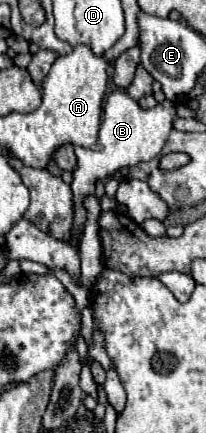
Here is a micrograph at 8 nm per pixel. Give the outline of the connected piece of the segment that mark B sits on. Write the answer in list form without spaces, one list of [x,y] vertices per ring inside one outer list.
[[[111,92],[105,98],[103,104],[103,118],[101,118],[101,130],[99,130],[99,144],[101,150],[91,150],[83,146],[73,146],[75,156],[77,156],[77,166],[73,170],[73,226],[71,226],[71,238],[69,244],[79,250],[81,238],[83,238],[83,228],[87,222],[87,208],[85,208],[85,198],[95,194],[95,184],[99,180],[111,178],[117,170],[121,168],[131,168],[137,166],[139,162],[149,162],[155,156],[161,154],[161,148],[165,146],[169,132],[173,130],[173,120],[175,120],[175,106],[173,102],[165,100],[157,104],[151,110],[143,110],[137,100],[133,100],[127,92]]]

